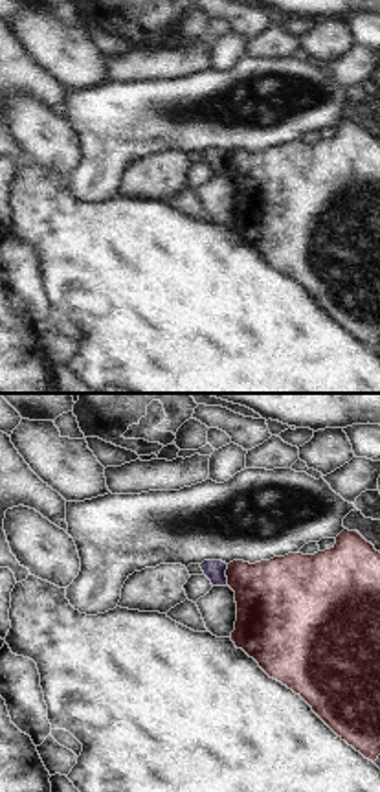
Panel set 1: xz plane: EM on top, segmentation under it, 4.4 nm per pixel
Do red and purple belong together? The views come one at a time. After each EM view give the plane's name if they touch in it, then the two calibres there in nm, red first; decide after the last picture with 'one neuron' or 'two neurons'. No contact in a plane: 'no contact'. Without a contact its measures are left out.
contact in xz; calibres 360 and 100 nm

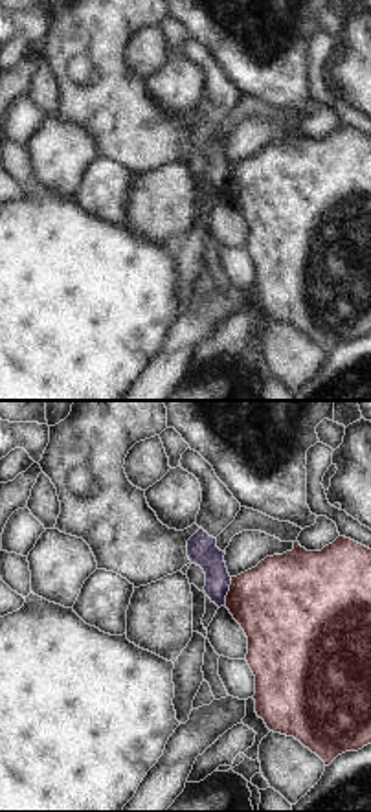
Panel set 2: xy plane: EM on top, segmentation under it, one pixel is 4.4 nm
contact in xy; calibres 420 and 130 nm

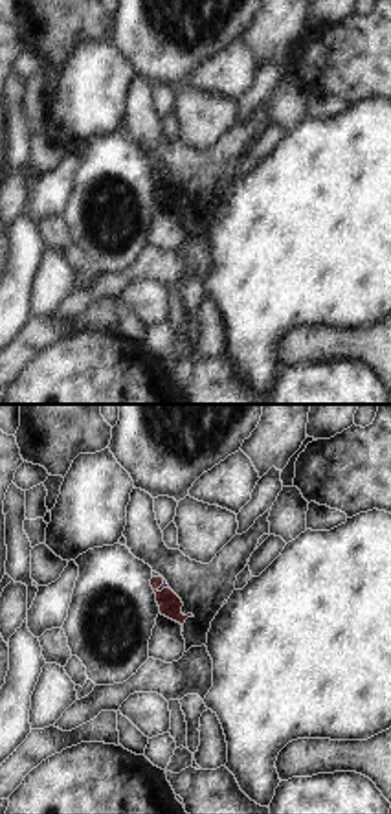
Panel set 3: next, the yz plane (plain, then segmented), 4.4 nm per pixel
contact in yz; calibres 100 and 20 nm

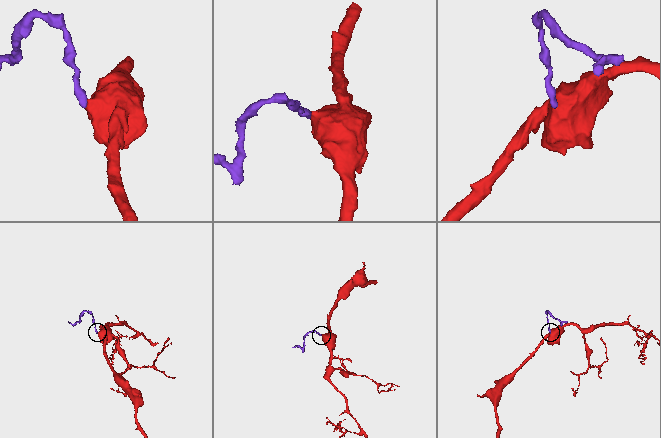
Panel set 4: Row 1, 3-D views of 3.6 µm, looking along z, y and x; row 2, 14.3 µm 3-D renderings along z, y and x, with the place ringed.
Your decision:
two neurons

